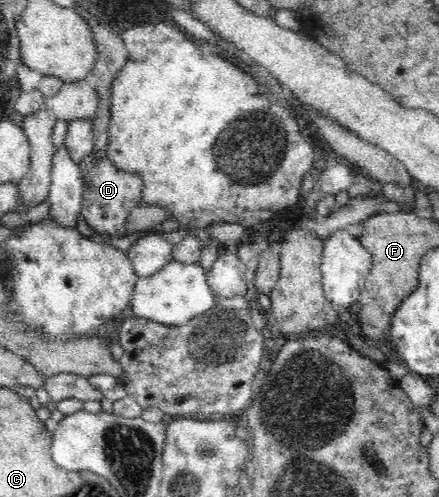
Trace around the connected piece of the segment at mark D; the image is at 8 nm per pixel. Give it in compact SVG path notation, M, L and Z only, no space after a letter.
M87 154L79 162L81 176L84 182L84 200L82 215L85 222L99 235L109 234L111 237L126 236L126 219L133 208L141 203L143 183L138 174L119 170L109 157L94 158L94 154Z

